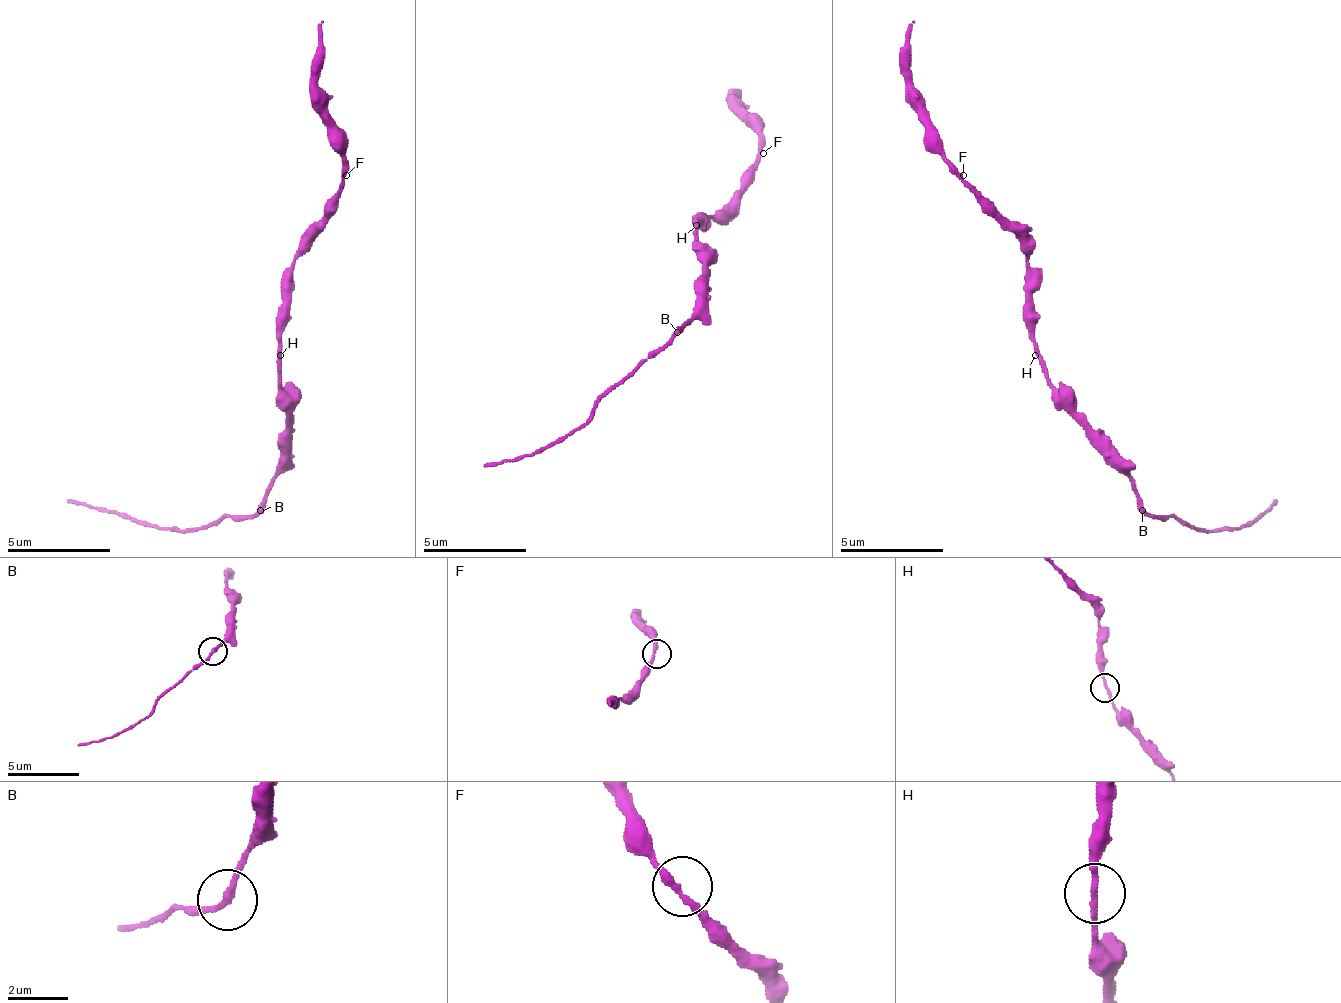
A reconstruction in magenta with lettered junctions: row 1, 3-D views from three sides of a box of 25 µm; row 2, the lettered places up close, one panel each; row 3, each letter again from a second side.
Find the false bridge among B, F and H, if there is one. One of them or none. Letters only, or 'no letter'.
no letter

